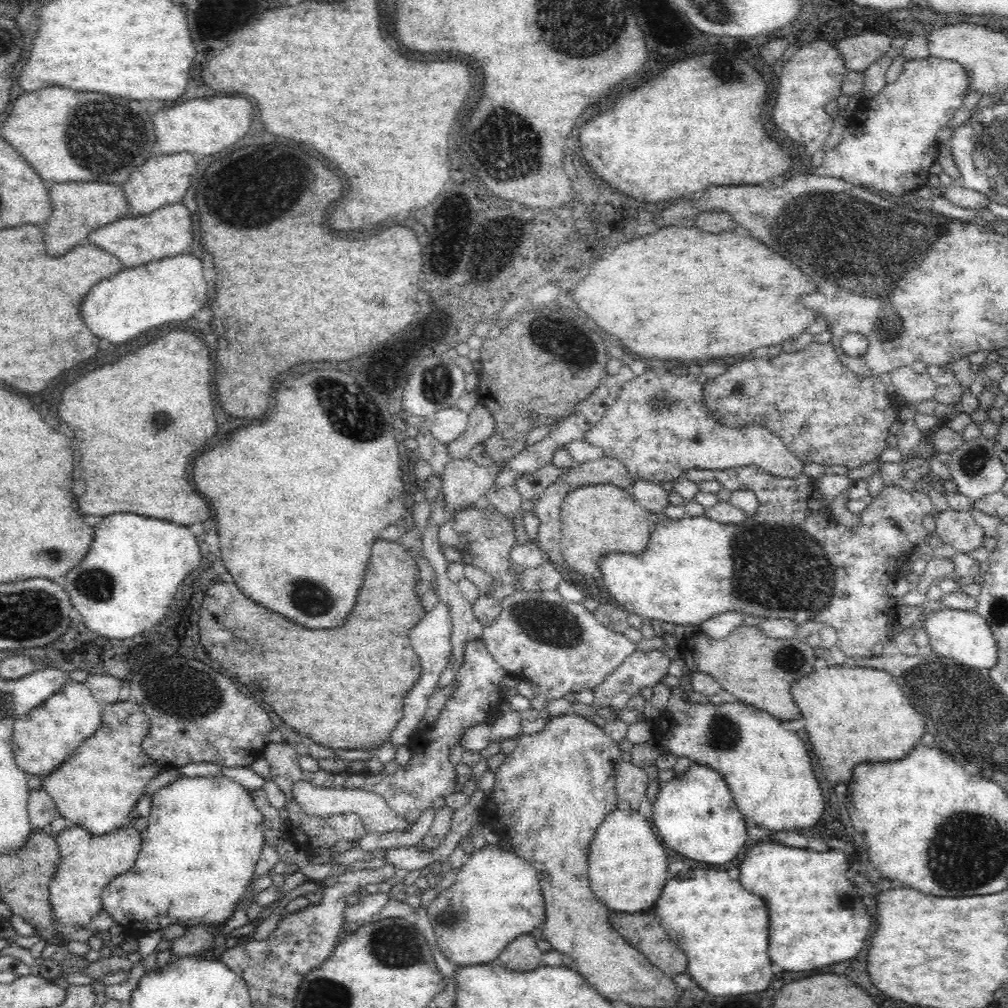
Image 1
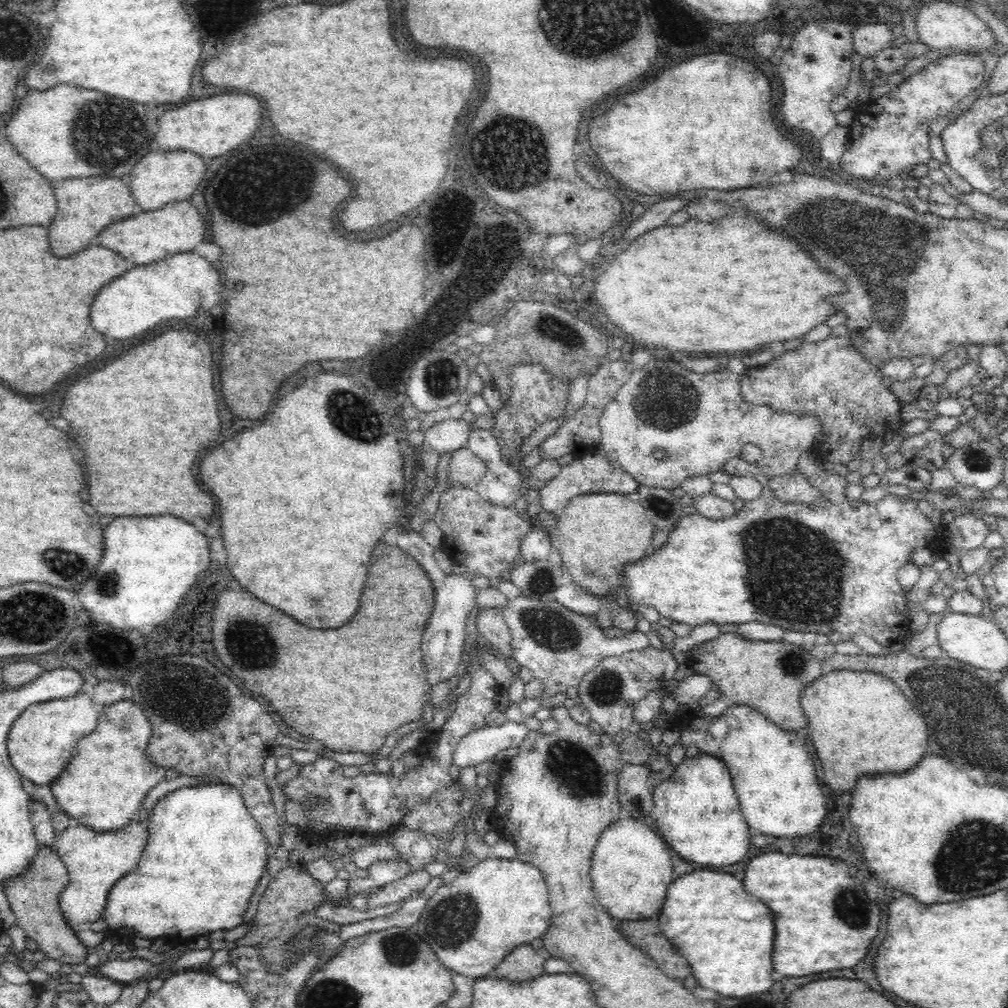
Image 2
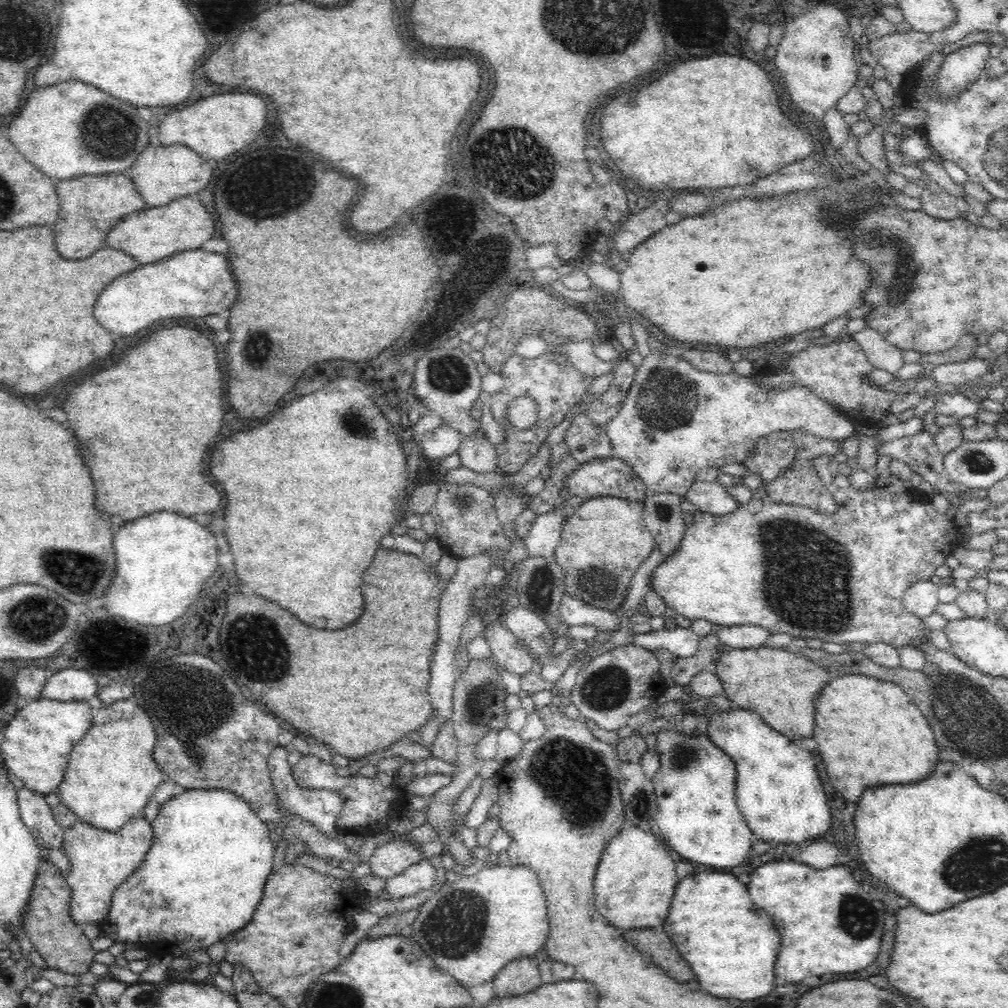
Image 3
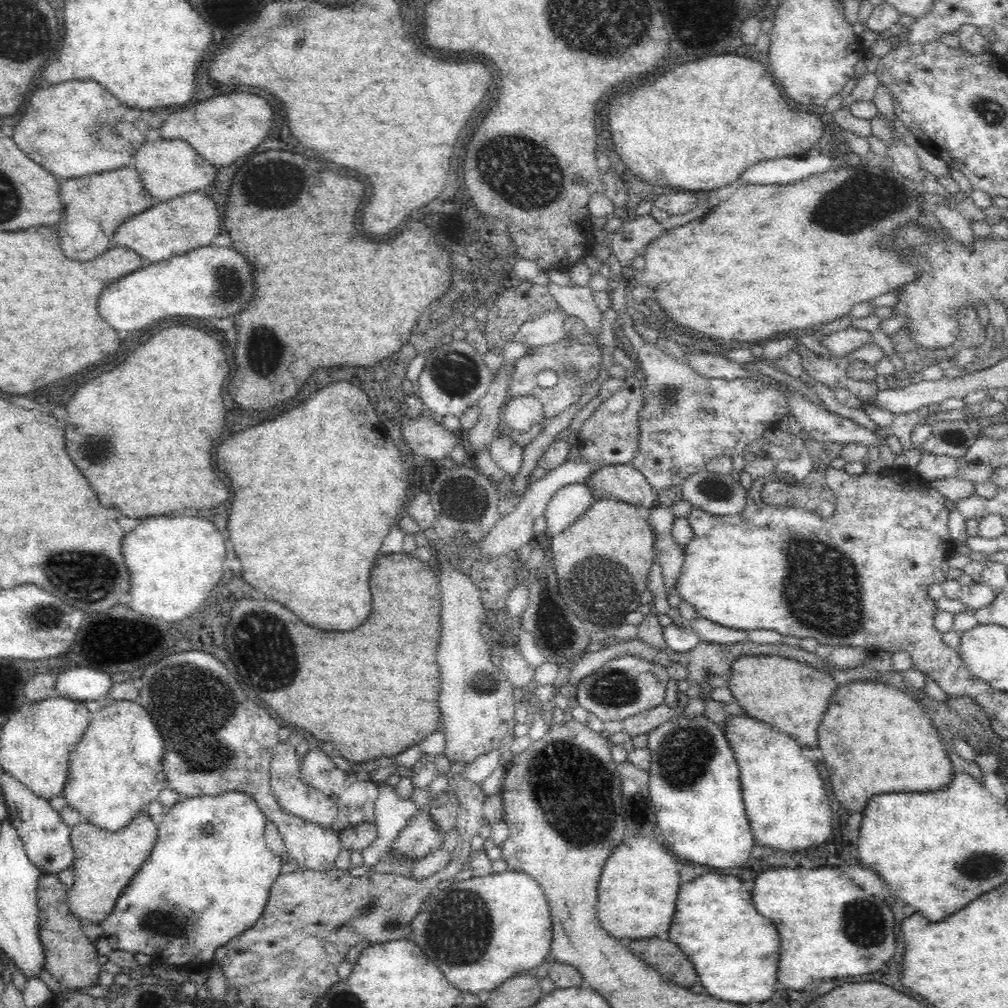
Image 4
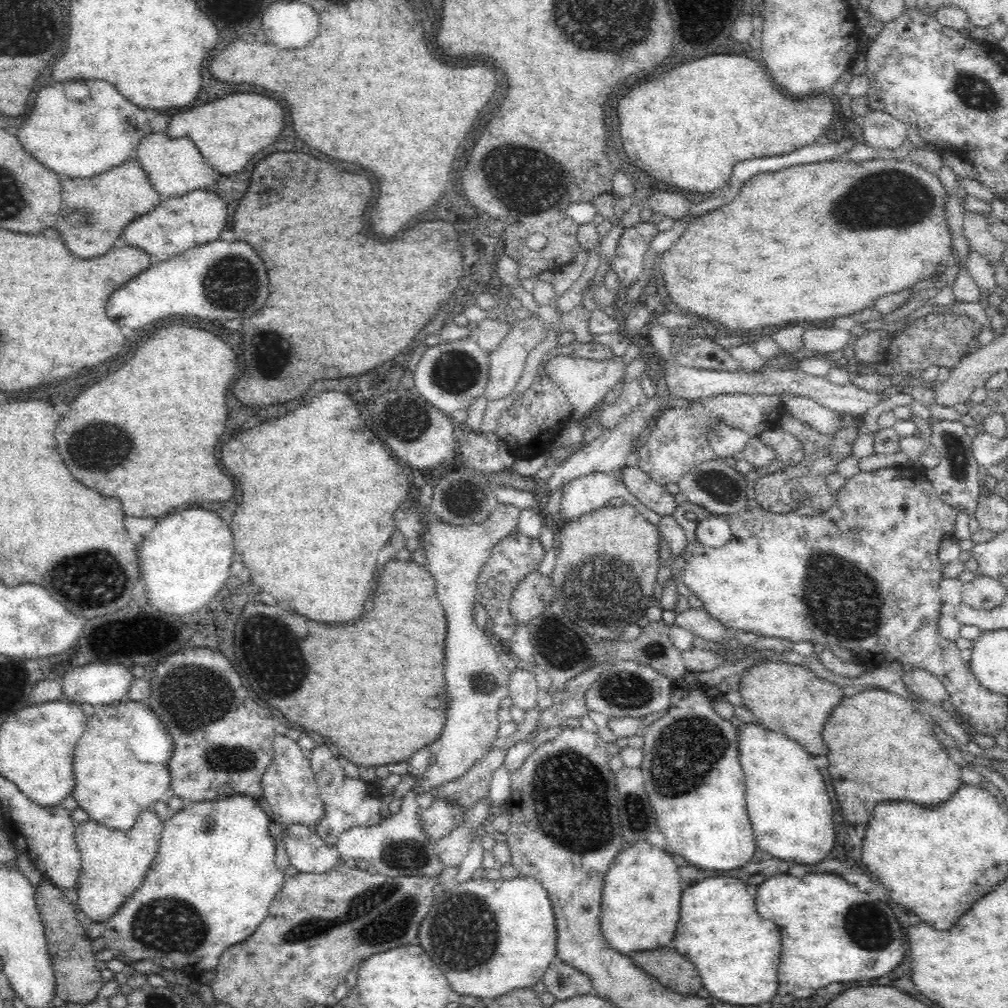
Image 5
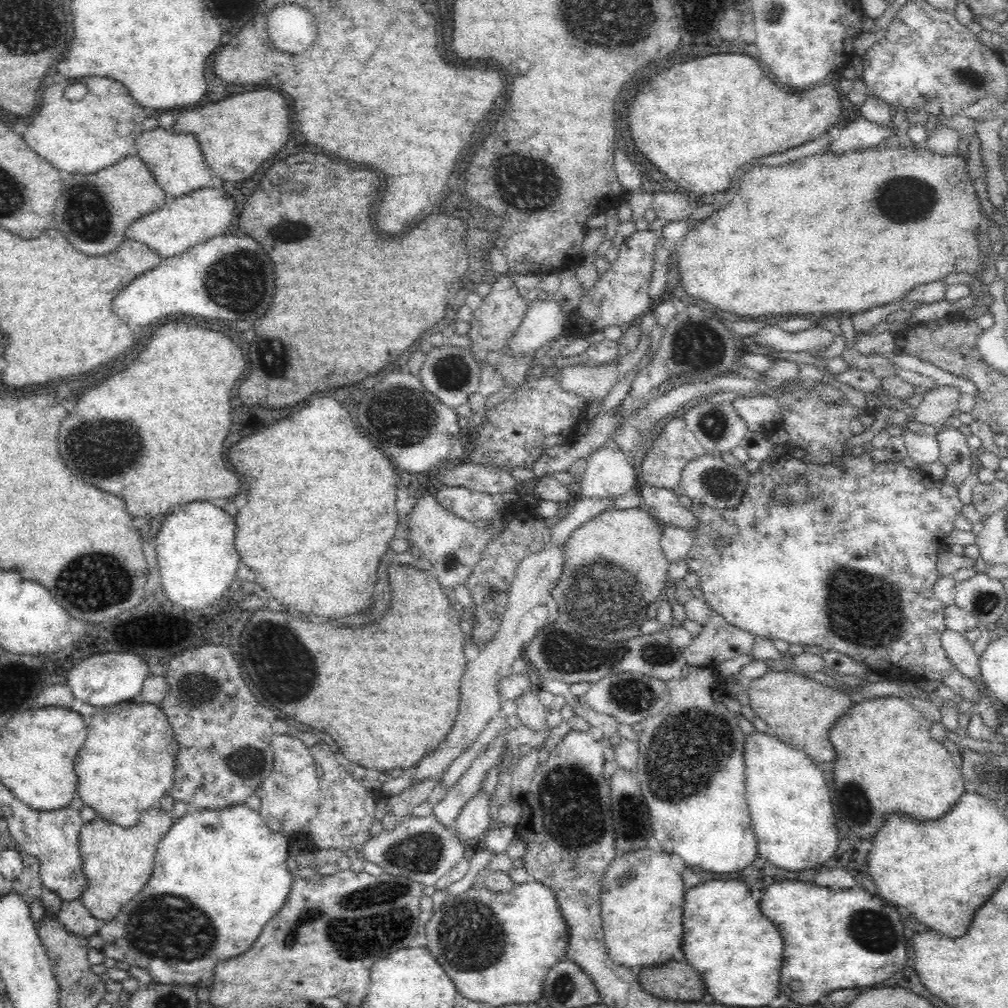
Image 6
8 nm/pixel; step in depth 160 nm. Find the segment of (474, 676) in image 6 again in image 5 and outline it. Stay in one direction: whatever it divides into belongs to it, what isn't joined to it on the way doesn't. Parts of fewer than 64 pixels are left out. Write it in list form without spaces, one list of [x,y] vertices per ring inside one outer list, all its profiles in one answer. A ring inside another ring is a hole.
[[[532,571],[530,574],[527,574],[514,589],[510,599],[510,612],[512,616],[518,620],[518,623],[524,622],[527,624],[530,618],[538,616],[552,600],[555,600],[554,594],[555,588],[553,587],[550,577],[544,577],[544,575],[540,575],[538,571]]]

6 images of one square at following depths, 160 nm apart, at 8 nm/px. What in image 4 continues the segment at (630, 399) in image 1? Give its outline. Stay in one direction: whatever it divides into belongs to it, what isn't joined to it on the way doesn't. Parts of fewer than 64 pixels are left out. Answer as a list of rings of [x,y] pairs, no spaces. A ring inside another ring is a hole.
[[[624,325],[623,332],[631,343],[631,352],[638,357],[641,370],[639,376],[644,379],[642,384],[644,404],[638,411],[640,430],[638,451],[630,464],[645,477],[656,495],[671,487],[680,487],[688,476],[705,470],[706,463],[714,458],[722,456],[730,459],[744,458],[748,444],[762,438],[770,429],[777,428],[782,418],[792,416],[792,409],[787,399],[791,390],[786,384],[774,378],[770,378],[770,382],[759,378],[732,378],[732,380],[708,378],[698,374],[686,362],[664,353],[656,347],[656,344],[644,342],[632,325]]]

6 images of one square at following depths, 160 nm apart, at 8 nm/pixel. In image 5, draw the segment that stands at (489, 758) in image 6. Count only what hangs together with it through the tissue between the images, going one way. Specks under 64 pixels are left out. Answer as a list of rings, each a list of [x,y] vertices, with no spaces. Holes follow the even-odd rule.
[[[436,799],[426,809],[418,810],[418,819],[422,831],[436,842],[457,828],[464,812],[465,810],[456,803]]]

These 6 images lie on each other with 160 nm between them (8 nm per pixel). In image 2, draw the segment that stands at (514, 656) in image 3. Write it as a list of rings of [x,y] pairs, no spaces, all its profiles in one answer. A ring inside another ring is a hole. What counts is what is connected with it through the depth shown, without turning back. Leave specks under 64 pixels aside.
[[[499,608],[480,609],[476,624],[477,632],[492,646],[495,646],[504,656],[512,656],[512,649],[510,649],[512,635],[510,635],[502,610]]]

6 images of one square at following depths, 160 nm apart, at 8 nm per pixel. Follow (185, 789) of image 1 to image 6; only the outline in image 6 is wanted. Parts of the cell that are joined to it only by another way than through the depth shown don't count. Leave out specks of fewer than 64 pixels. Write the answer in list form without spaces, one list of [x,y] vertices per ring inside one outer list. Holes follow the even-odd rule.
[[[246,803],[232,804],[220,810],[208,810],[207,808],[188,809],[182,817],[173,821],[172,826],[168,828],[168,832],[164,834],[162,840],[157,844],[153,871],[148,883],[137,896],[134,896],[132,900],[121,908],[121,912],[118,912],[118,915],[113,920],[100,924],[97,931],[97,935],[102,938],[100,950],[104,953],[106,959],[114,959],[117,962],[124,961],[130,966],[146,968],[150,972],[154,983],[175,983],[195,989],[197,987],[206,987],[210,990],[214,968],[218,965],[218,962],[238,957],[242,952],[249,950],[250,946],[258,938],[258,934],[264,929],[266,922],[281,910],[288,899],[294,880],[291,871],[286,867],[286,857],[289,856],[288,842],[289,835],[268,828],[262,816],[259,815],[259,811],[250,809]],[[168,898],[180,898],[184,904],[178,906],[174,902],[166,902]]]

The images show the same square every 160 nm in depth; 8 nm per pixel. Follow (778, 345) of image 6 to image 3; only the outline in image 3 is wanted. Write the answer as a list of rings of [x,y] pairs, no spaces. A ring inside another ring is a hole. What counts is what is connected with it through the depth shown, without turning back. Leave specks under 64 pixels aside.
[[[865,327],[851,337],[860,344],[874,368],[888,371],[893,376],[906,364],[904,353],[898,347],[882,339],[876,329]]]

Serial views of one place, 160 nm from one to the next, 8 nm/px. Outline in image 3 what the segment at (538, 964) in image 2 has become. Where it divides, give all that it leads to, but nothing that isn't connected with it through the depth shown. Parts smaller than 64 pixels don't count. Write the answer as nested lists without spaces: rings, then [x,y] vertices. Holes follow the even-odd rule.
[[[536,956],[521,957],[506,964],[493,978],[495,996],[520,995],[542,984]]]

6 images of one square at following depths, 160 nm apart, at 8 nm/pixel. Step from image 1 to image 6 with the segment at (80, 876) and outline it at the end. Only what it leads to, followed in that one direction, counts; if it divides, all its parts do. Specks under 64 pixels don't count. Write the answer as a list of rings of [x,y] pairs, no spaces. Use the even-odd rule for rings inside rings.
[[[158,806],[143,811],[138,824],[122,828],[102,818],[83,823],[78,836],[78,849],[82,855],[82,870],[88,887],[81,895],[83,906],[100,923],[113,920],[121,908],[137,896],[148,883],[153,871],[157,844],[174,819]]]

